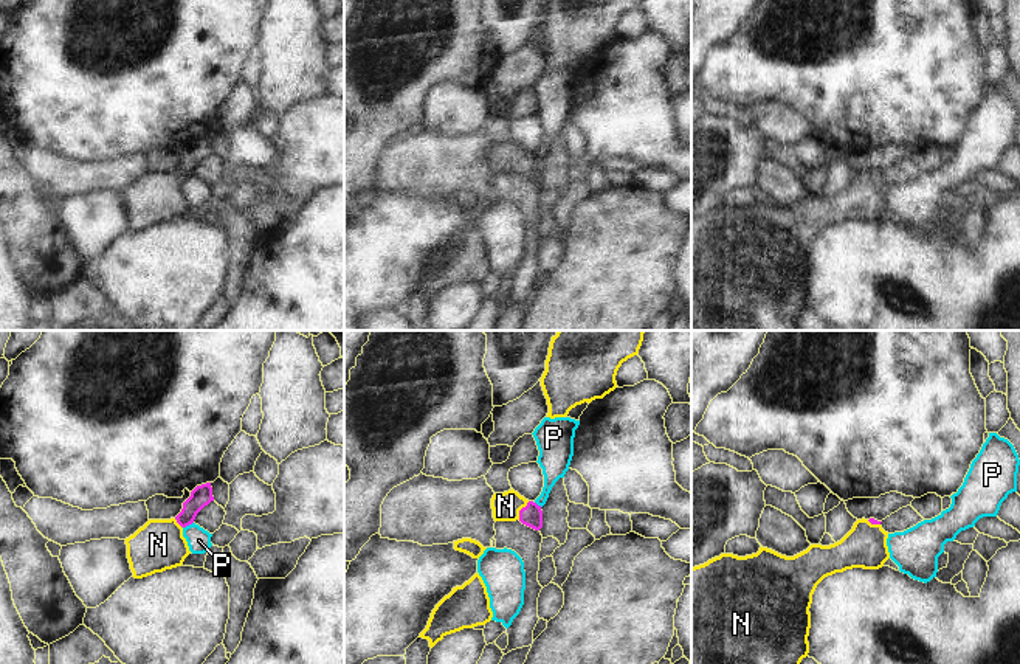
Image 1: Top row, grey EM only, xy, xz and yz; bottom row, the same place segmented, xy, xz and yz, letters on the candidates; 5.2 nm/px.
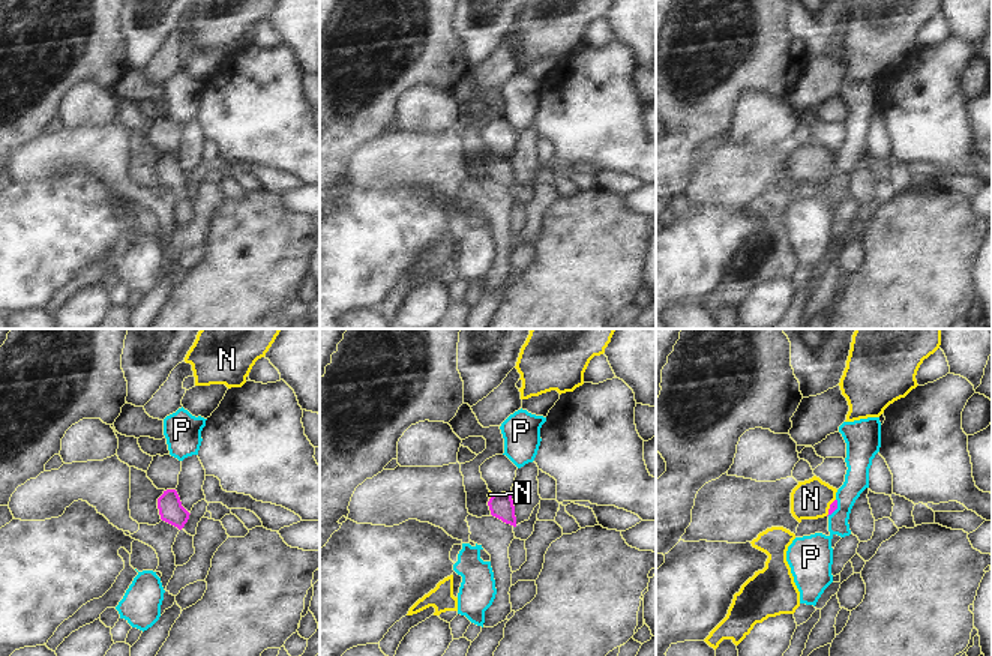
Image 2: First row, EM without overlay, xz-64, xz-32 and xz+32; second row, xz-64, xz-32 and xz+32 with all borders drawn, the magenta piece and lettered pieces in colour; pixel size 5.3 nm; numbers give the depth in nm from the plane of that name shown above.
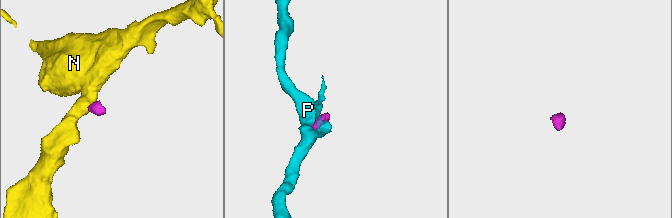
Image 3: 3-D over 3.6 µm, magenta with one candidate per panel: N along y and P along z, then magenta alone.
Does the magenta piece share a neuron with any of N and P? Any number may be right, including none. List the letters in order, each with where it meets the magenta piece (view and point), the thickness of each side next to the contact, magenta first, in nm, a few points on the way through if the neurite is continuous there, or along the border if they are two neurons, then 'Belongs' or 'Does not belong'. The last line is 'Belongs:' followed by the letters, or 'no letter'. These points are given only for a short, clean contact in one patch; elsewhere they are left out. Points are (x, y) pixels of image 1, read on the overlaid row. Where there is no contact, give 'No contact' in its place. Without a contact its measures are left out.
N: Touches magenta at xz (520, 511). Thickness 120 nm (magenta) against 150 nm. Path across: xz (530, 515), (520, 511), (513, 506), (506, 506). Belongs
P: Touches magenta at xy (188, 525). Thickness 110 nm (magenta) against 130 nm. Boundary: xy (192, 522), (183, 528). Does not belong
Belongs: N.

